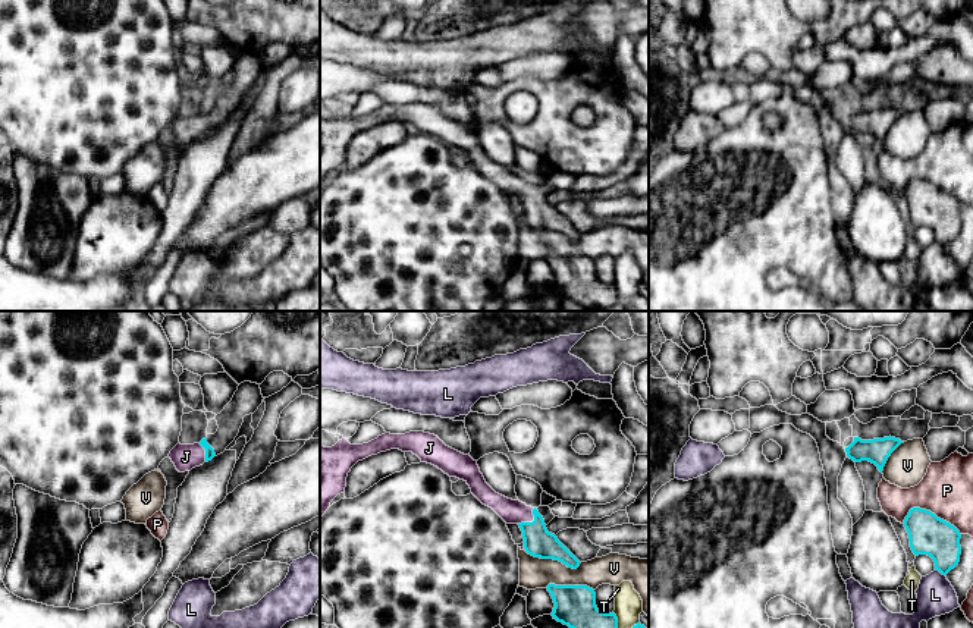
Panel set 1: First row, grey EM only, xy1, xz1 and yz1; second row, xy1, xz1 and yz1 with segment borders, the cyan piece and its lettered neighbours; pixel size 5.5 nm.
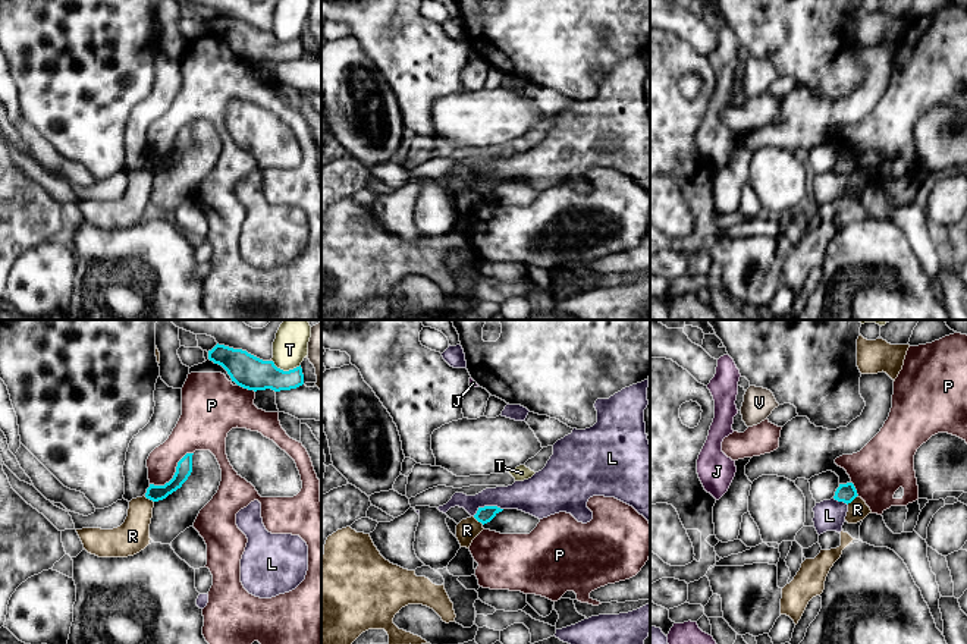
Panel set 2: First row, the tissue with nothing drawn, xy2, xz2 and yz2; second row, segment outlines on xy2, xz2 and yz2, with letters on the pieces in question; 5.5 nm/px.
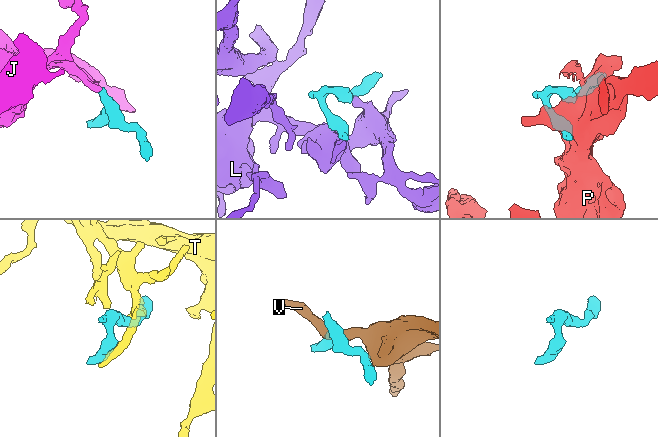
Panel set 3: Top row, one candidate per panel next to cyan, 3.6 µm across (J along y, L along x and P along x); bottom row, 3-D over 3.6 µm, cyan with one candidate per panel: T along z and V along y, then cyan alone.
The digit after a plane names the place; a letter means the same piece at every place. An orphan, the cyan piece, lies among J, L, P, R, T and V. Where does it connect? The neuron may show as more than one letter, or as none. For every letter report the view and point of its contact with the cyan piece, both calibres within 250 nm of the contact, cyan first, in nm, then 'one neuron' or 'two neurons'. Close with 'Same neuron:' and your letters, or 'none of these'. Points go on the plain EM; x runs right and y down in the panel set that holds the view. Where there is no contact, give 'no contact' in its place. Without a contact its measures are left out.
J: contact xz1 (533, 192); calibres 160 and 130 nm; one neuron
L: contact xz2 (487, 178); calibres 90 and 190 nm; two neurons
P: contact yz1 (931, 184); calibres 220 and 280 nm; two neurons
R: contact yz2 (851, 172); calibres 100 and 110 nm; two neurons
T: contact xy2 (285, 43); calibres 190 and 190 nm; two neurons
V: contact xz1 (554, 231); calibres 160 and 170 nm; two neurons
Same neuron: J

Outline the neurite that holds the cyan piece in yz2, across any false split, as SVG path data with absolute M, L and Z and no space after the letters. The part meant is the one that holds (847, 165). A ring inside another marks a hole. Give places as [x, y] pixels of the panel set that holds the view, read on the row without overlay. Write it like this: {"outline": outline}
{"outline": "M847 154L847 155L839 155L839 158L835 163L833 170L838 173L844 173L844 175L851 175L855 169L857 169L857 161L854 158L853 154Z"}

